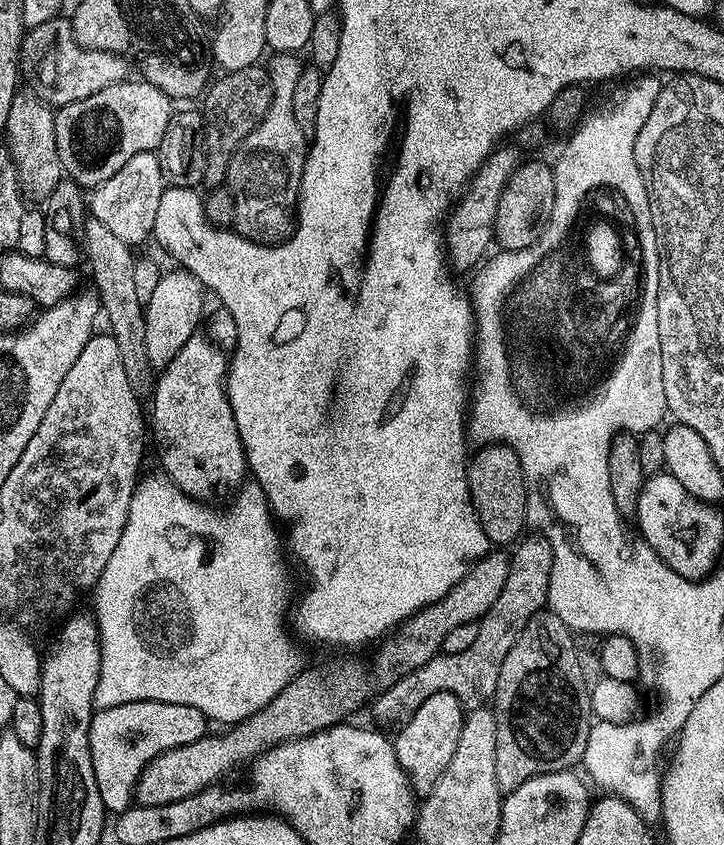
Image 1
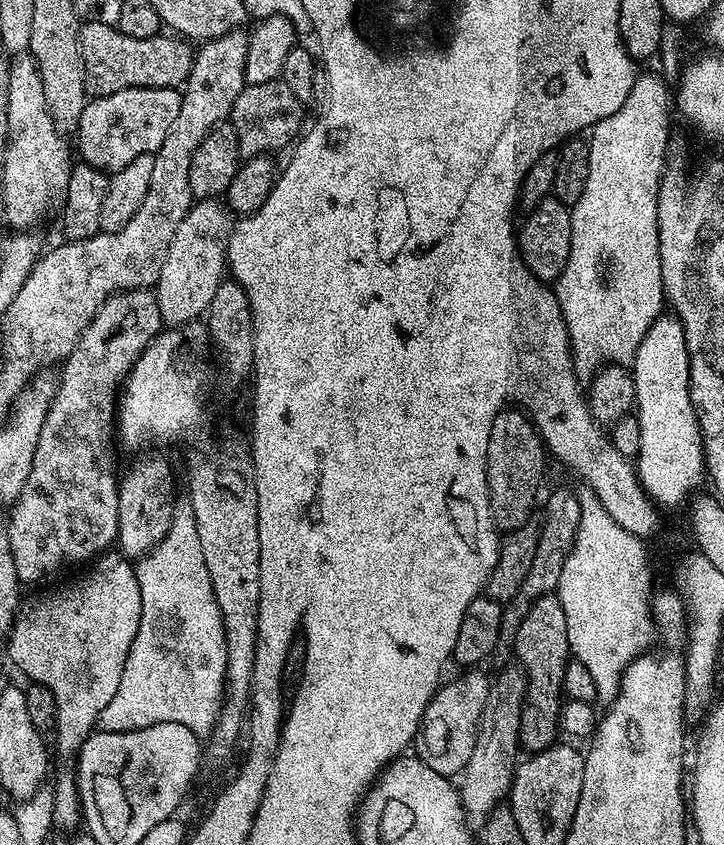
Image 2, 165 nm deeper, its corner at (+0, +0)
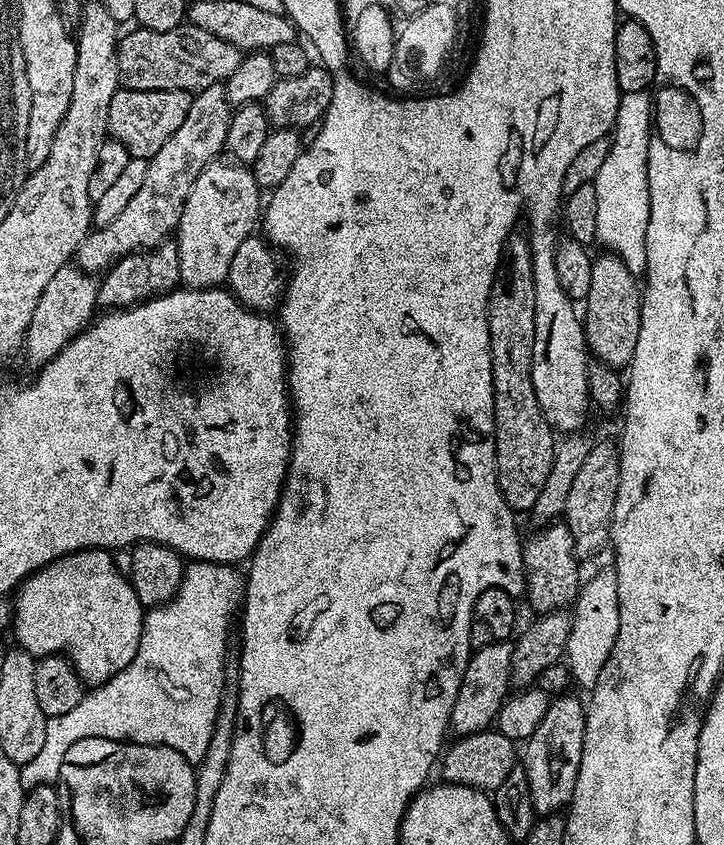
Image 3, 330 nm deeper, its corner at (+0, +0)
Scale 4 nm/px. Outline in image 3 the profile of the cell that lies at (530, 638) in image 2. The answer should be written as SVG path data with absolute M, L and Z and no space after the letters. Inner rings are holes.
M552 522L535 530L537 532L522 544L526 600L532 603L536 614L567 609L575 601L582 587L582 575L580 576L580 568L576 565L578 557L575 553L574 538L564 522Z

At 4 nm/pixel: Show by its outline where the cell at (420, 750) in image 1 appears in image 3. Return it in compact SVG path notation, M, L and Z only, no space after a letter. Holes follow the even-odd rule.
M508 640L495 641L475 649L468 660L462 686L454 698L448 723L457 737L469 736L475 732L487 732L495 725L500 707L510 692L512 677L512 644Z

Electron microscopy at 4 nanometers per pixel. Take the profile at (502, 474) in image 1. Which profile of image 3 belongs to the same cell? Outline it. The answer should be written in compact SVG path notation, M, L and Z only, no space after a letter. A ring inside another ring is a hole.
M504 260L497 266L496 277L490 286L488 332L496 423L496 481L504 501L516 514L527 513L534 502L538 502L538 494L556 457L557 437L552 436L552 428L544 417L545 405L540 403L532 381L535 317L536 287L532 263L529 260Z

